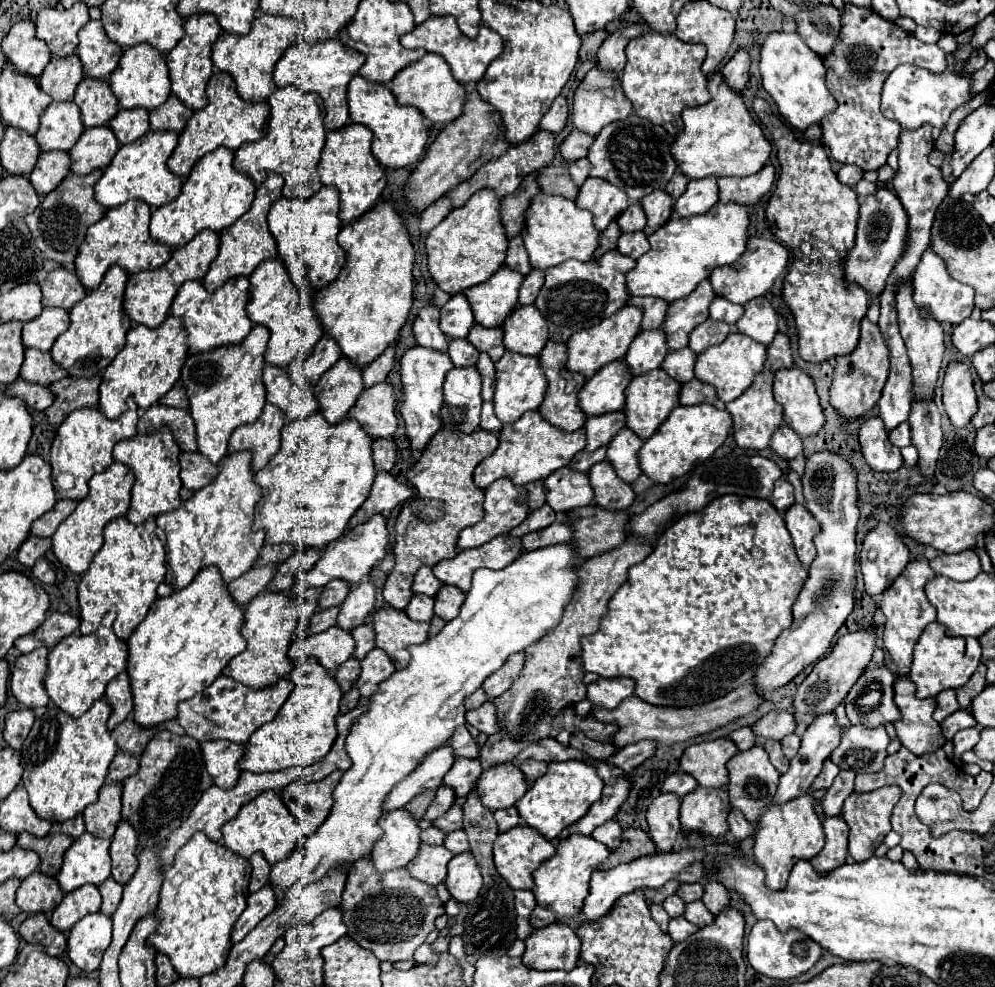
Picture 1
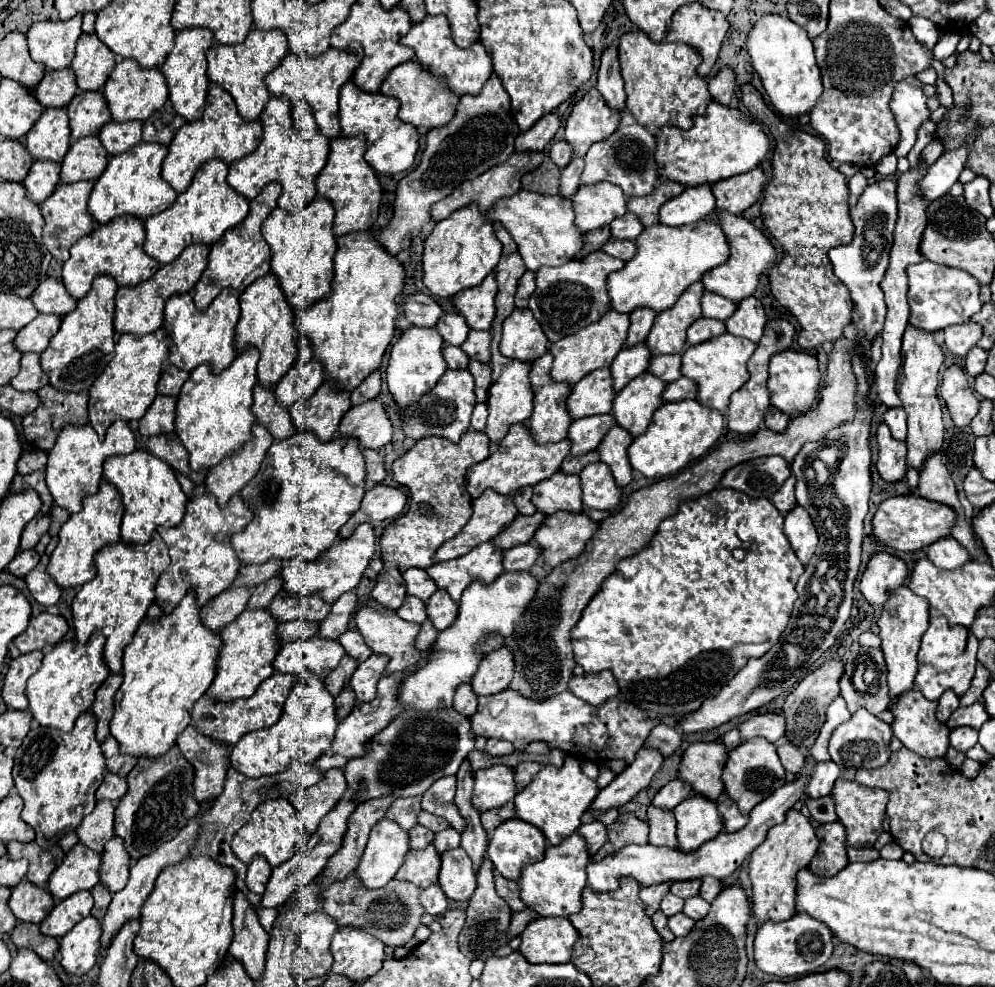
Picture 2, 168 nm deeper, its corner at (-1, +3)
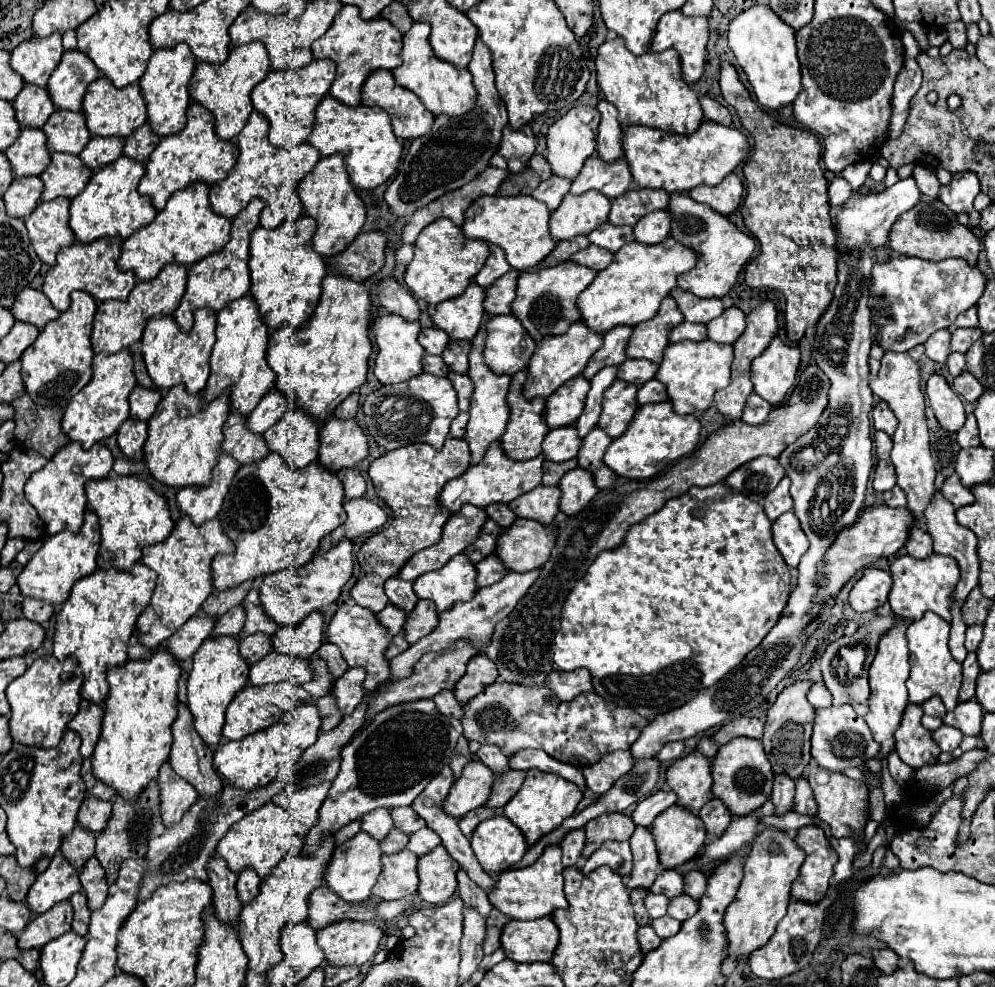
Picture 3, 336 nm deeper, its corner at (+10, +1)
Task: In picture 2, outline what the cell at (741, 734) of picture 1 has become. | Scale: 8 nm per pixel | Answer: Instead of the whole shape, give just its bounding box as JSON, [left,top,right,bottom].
[722,727,742,751]

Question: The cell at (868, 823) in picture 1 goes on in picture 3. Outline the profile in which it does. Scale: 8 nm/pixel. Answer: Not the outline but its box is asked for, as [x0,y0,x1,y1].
[805,765,869,837]

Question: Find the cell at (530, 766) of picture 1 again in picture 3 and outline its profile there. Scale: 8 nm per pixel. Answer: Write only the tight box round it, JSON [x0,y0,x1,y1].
[485,769,525,809]

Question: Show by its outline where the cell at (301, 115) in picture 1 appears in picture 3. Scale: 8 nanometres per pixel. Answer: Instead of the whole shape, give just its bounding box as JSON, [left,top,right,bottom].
[209,111,321,229]

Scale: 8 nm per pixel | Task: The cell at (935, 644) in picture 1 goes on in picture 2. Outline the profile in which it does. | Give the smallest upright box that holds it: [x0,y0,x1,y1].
[916,617,976,701]

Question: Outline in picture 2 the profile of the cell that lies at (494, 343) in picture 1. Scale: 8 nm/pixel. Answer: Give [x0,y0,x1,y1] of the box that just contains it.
[462,331,492,363]

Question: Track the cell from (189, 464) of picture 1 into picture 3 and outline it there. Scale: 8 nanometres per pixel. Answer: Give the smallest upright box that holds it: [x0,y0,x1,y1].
[117,419,147,461]

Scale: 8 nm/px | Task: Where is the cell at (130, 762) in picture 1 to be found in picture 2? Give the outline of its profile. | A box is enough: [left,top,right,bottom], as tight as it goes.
[96,773,128,803]

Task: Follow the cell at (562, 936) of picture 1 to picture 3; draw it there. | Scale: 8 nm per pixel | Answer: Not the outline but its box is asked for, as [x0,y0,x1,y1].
[501,917,559,961]

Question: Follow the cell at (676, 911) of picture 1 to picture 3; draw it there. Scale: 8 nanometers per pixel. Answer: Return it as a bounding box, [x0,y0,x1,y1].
[645,893,669,919]

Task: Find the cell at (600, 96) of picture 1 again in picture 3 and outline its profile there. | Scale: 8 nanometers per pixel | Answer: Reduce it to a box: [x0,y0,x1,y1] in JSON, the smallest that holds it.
[547,106,600,181]

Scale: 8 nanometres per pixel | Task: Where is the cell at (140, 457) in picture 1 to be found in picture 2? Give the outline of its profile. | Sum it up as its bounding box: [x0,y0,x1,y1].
[104,449,188,545]

